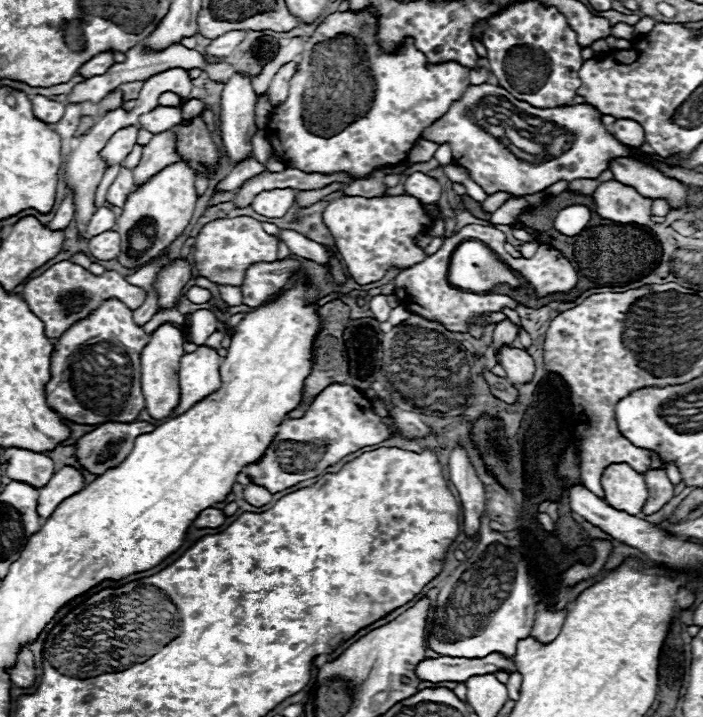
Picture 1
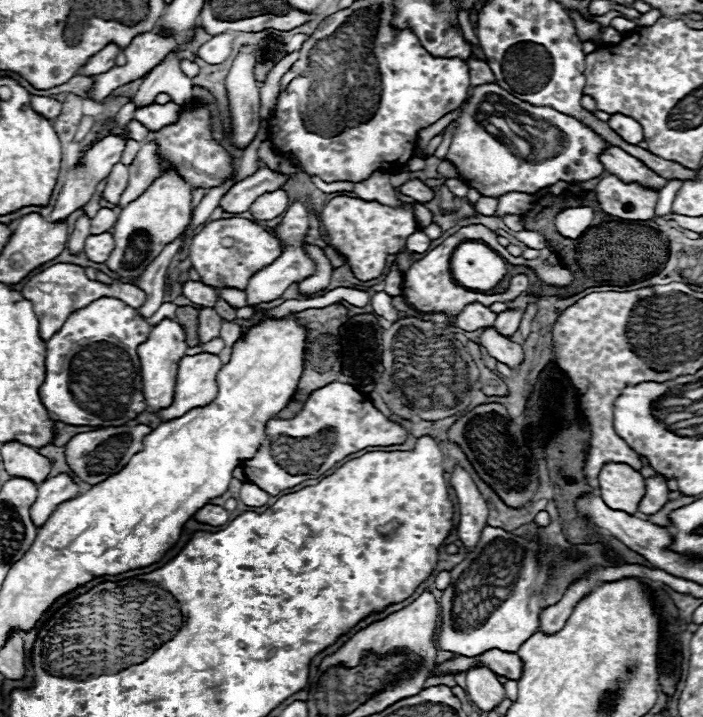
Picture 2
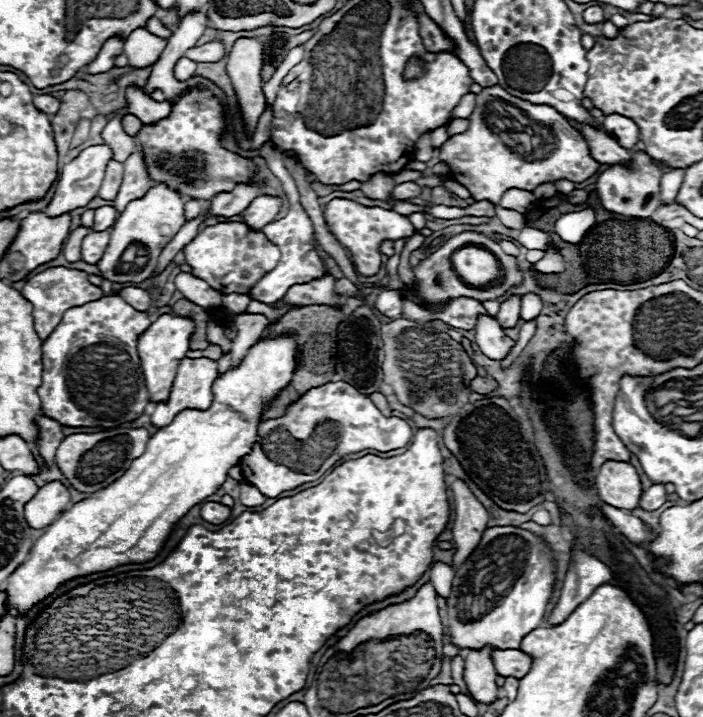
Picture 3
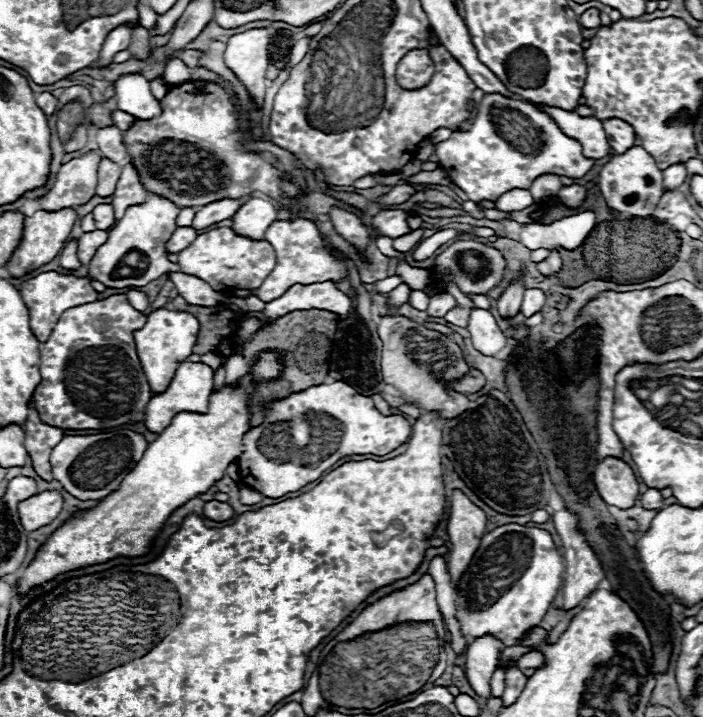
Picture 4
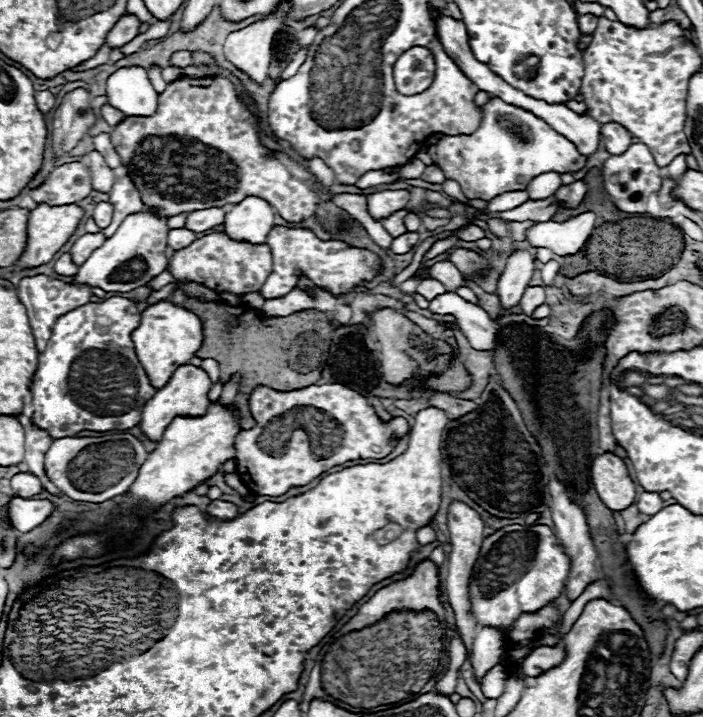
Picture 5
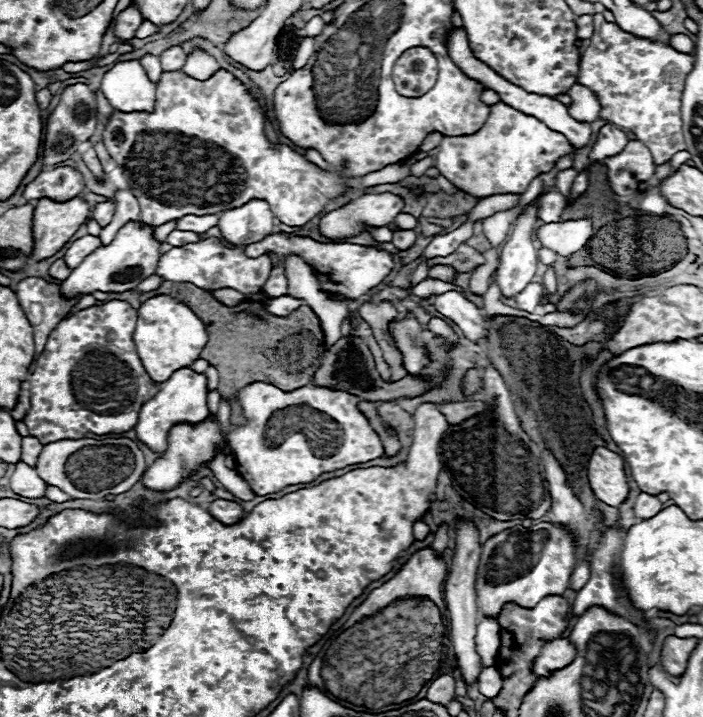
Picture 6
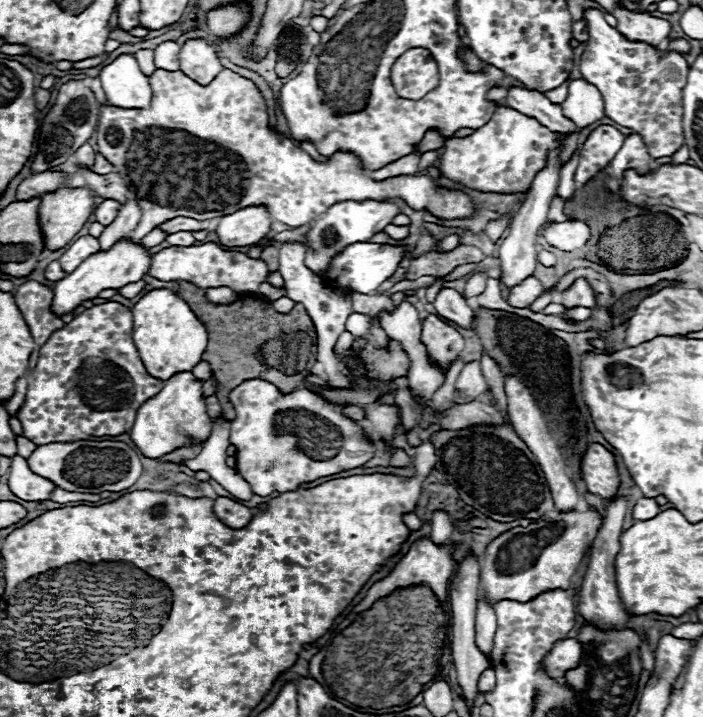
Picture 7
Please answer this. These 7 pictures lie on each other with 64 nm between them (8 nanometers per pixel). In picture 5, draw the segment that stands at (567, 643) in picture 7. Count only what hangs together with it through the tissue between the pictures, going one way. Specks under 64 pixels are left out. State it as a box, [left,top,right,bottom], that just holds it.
[522,640,562,676]

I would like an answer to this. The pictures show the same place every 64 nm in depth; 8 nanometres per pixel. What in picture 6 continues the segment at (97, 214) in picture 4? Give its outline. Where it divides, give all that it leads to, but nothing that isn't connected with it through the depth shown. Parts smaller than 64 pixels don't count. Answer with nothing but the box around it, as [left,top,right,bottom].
[92,200,114,228]

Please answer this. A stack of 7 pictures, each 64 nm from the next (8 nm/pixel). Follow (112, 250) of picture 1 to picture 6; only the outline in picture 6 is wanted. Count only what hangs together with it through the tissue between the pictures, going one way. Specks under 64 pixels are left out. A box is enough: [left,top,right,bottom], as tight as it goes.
[66,234,102,268]

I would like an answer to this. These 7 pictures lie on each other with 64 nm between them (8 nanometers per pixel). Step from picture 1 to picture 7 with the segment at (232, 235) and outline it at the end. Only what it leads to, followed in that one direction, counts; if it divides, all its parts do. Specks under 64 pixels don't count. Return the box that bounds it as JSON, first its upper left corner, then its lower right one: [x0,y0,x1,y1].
[150,242,268,294]

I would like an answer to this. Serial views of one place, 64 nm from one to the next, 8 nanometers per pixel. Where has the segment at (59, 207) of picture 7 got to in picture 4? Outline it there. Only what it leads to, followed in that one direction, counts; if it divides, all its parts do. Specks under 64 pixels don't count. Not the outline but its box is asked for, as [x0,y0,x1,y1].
[6,208,76,278]

